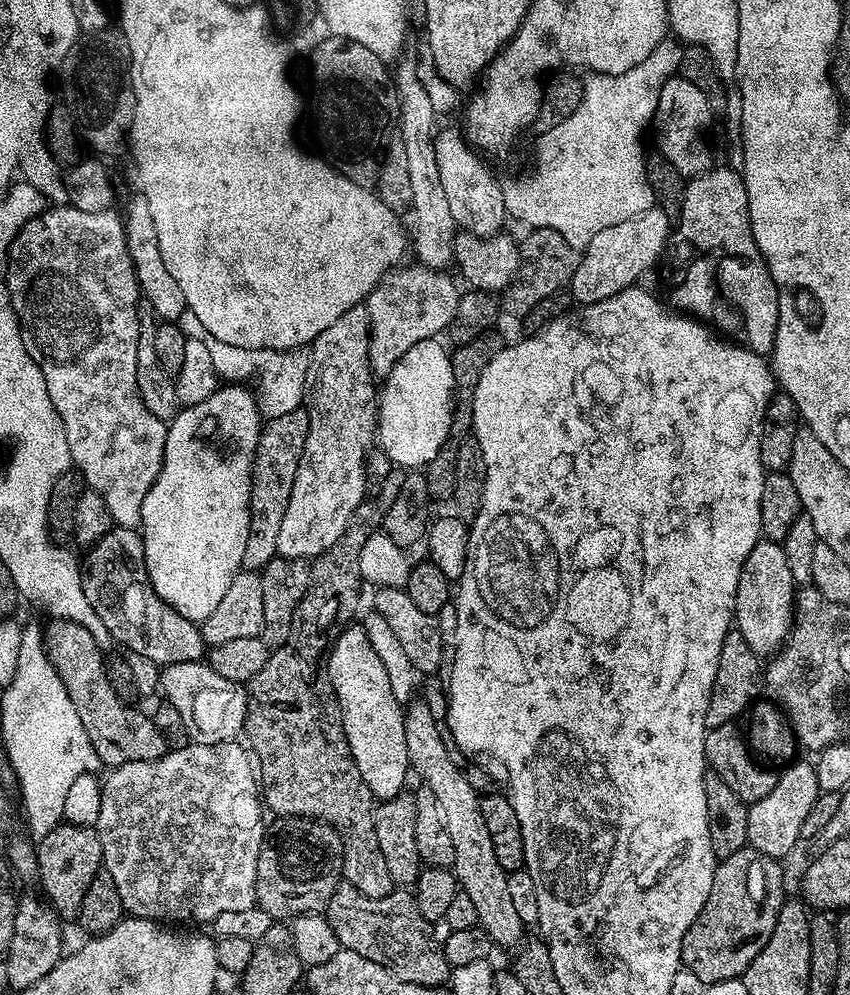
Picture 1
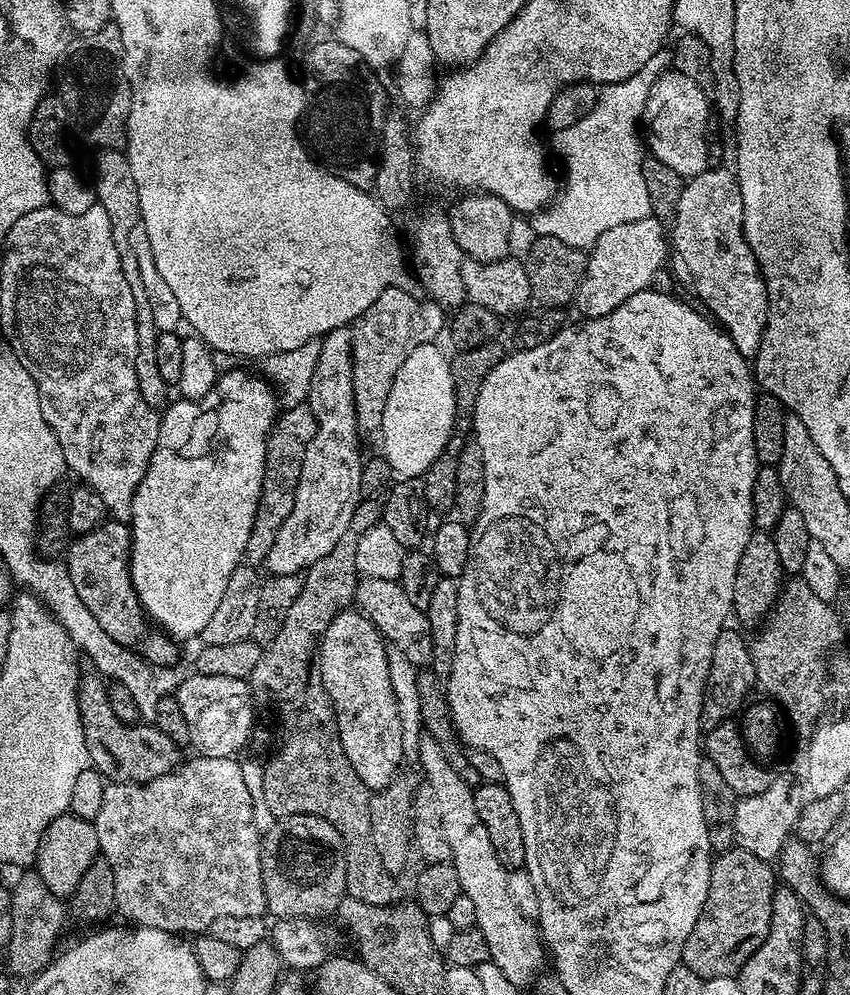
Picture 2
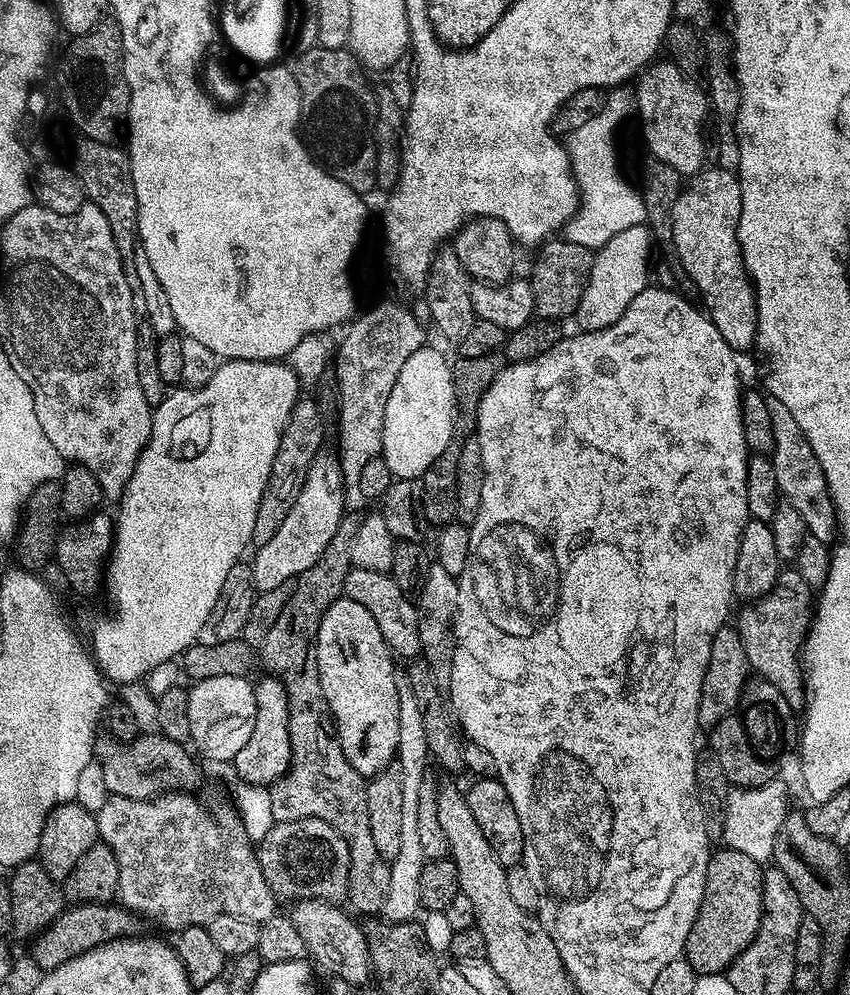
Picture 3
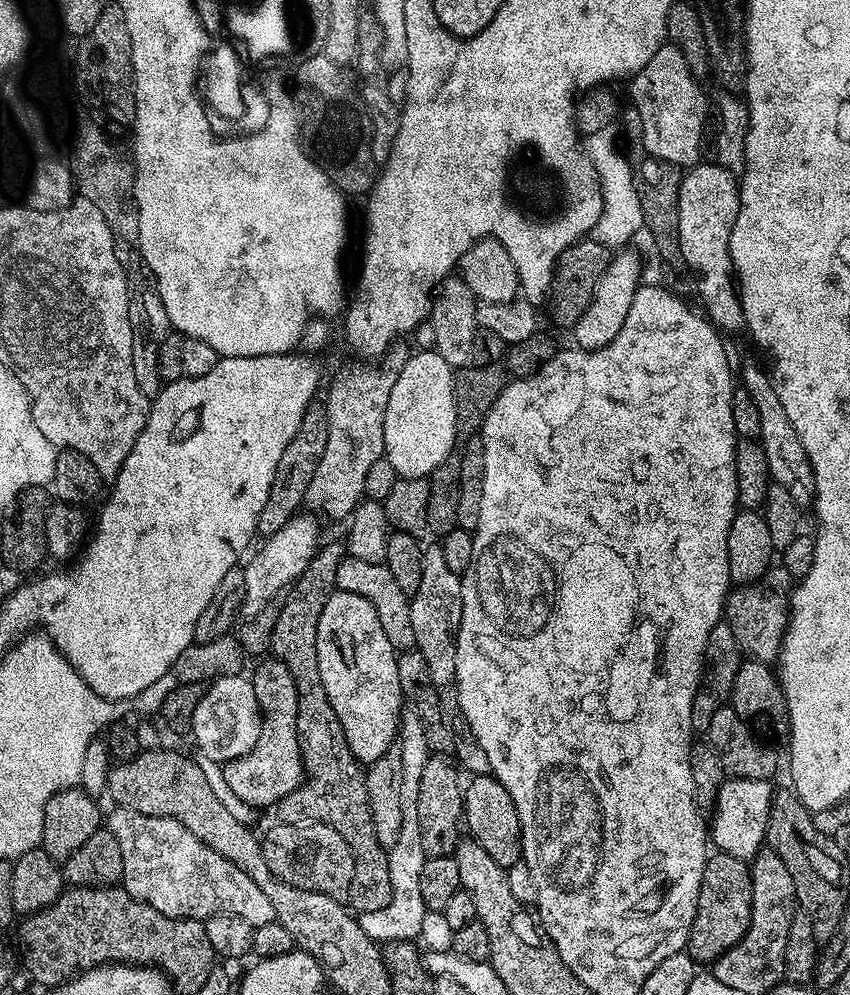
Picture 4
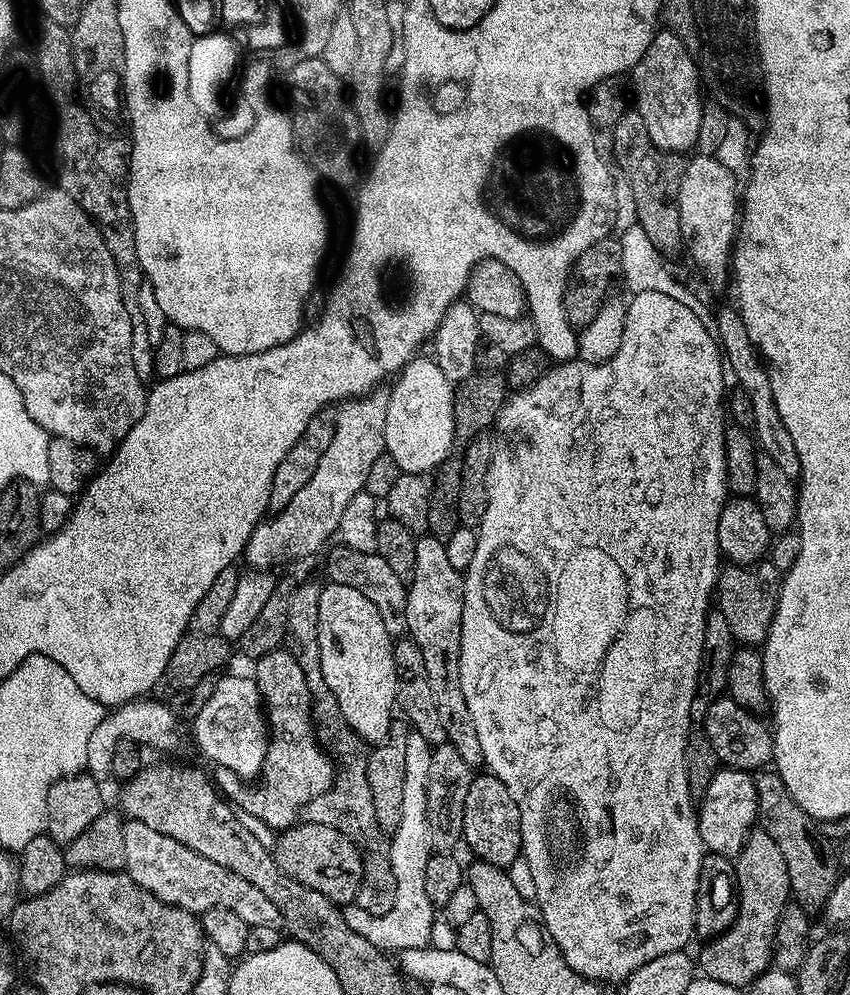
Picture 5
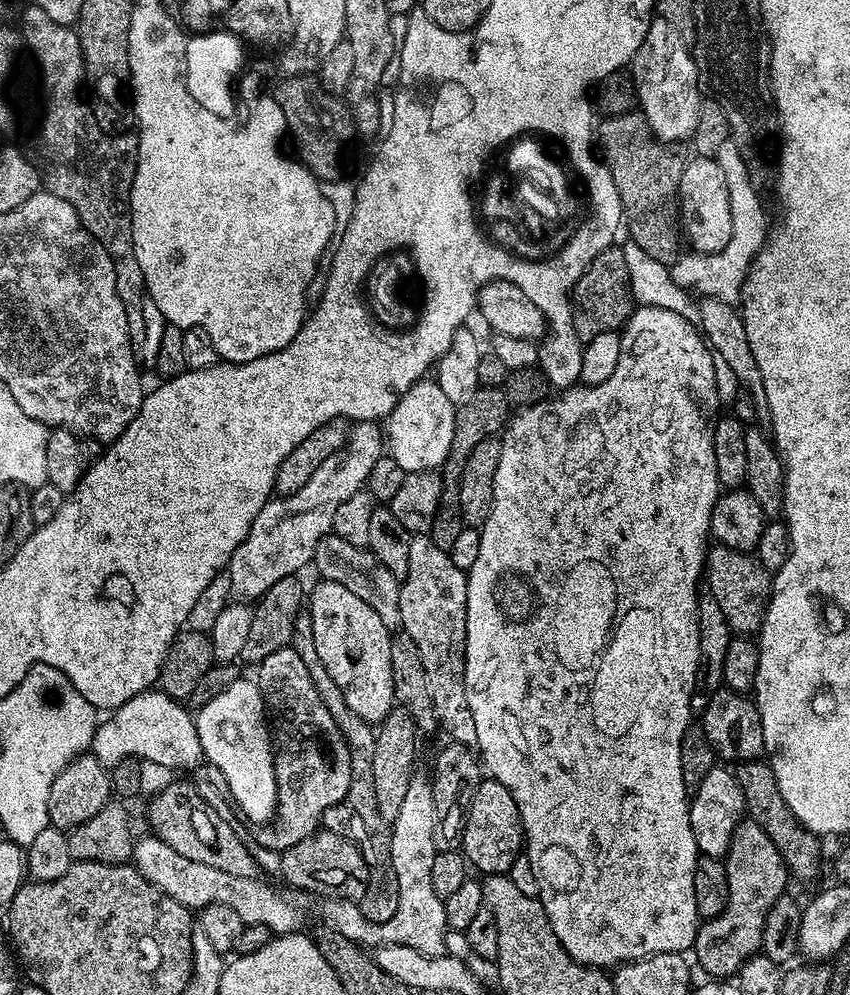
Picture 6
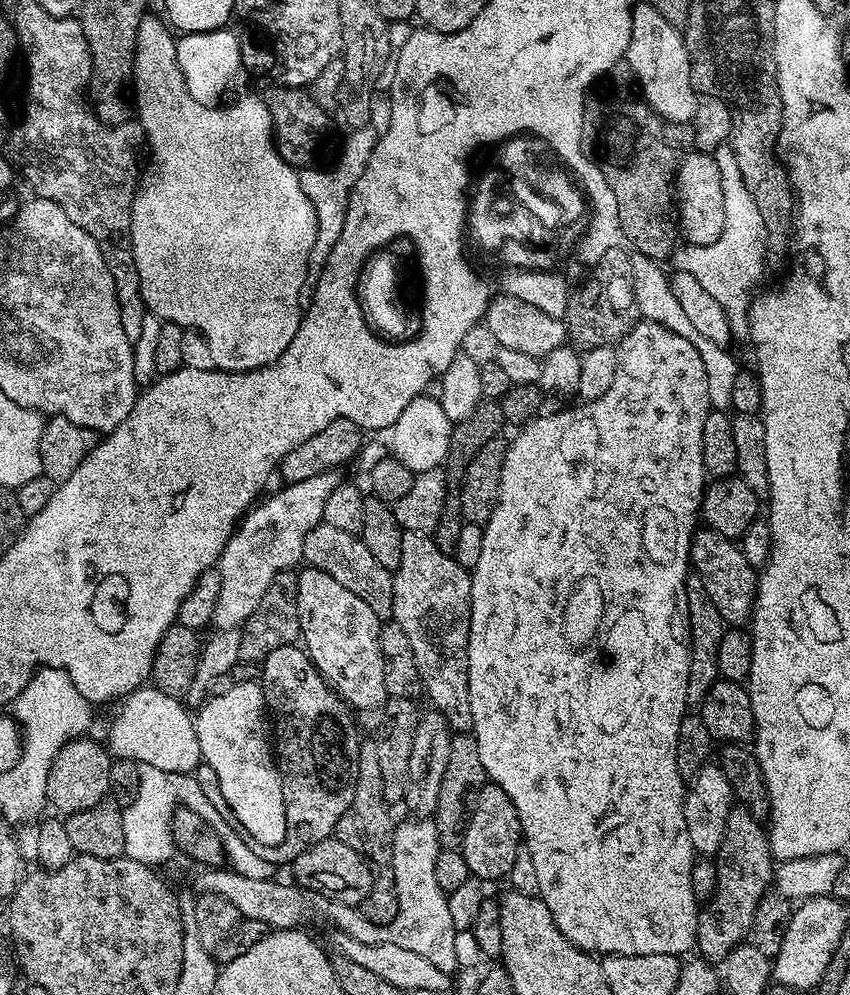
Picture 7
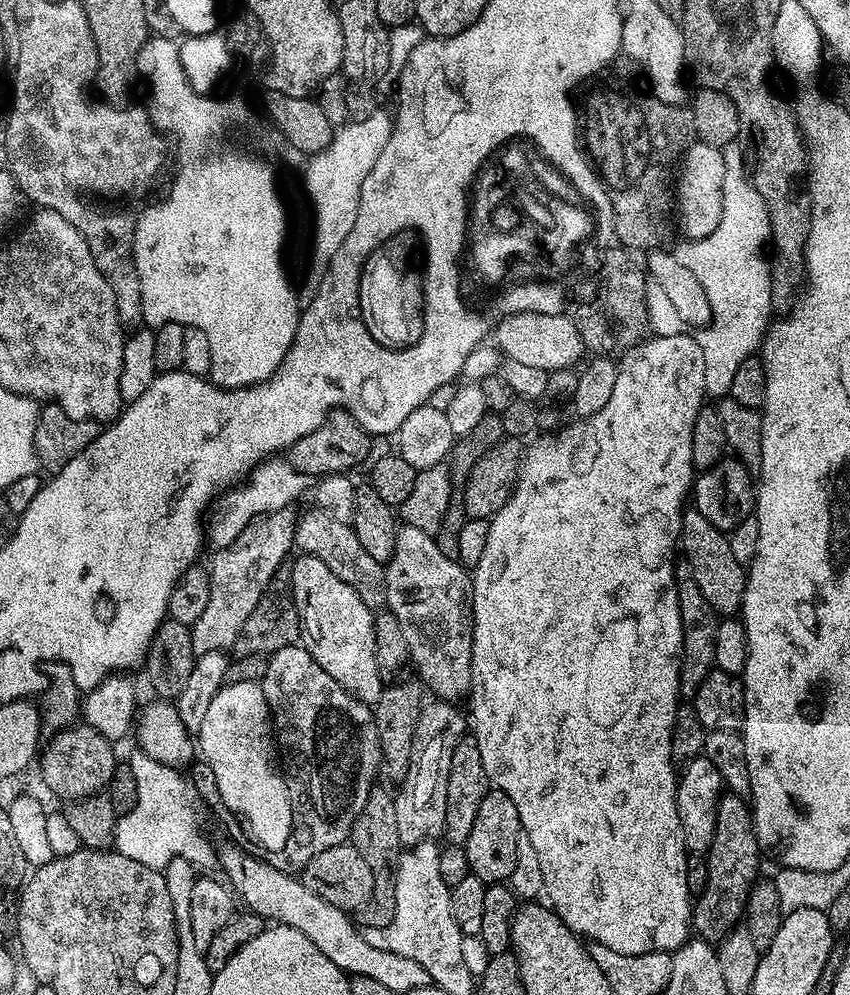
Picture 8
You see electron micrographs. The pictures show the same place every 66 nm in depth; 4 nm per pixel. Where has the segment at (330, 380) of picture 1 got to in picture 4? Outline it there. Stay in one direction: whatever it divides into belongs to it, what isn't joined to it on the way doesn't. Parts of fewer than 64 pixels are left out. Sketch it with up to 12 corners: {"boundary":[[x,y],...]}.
{"boundary":[[315,515],[293,516],[243,565],[241,617],[296,583],[322,544]]}

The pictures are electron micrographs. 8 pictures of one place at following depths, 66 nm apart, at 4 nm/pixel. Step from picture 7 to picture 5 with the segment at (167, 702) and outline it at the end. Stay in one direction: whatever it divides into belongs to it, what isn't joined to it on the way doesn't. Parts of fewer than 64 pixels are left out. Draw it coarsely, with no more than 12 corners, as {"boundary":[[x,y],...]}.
{"boundary":[[152,698],[113,707],[86,746],[86,772],[112,776],[121,740],[172,752],[181,721]]}

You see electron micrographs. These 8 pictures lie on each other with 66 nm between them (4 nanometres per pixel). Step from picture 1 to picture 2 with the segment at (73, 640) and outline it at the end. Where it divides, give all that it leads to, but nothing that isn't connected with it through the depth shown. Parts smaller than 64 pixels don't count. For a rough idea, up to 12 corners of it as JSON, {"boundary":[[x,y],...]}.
{"boundary":[[99,675],[76,697],[91,767],[105,781],[145,784],[181,763],[152,722],[114,714]]}

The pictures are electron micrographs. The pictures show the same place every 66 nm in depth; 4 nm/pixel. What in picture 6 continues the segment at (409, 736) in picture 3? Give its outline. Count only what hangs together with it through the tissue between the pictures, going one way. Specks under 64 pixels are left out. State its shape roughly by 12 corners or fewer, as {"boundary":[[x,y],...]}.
{"boundary":[[413,771],[390,854],[398,914],[370,928],[357,901],[320,916],[361,946],[445,951],[443,899],[430,869],[436,811],[429,773]]}

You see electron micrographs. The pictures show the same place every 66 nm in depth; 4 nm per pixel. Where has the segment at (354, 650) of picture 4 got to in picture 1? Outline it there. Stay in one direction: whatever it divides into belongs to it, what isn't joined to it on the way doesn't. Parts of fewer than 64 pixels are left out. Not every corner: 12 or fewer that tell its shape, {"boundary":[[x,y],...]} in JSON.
{"boundary":[[363,626],[326,656],[350,754],[377,801],[410,777],[405,709]]}

